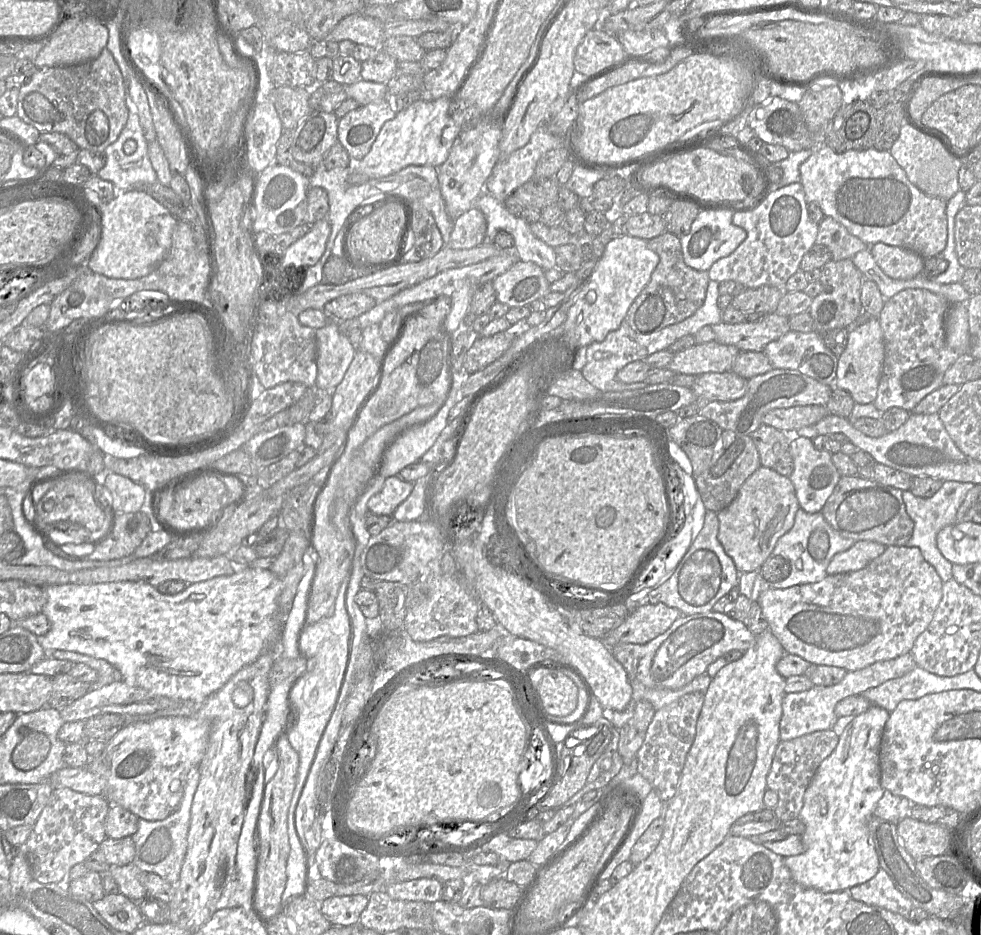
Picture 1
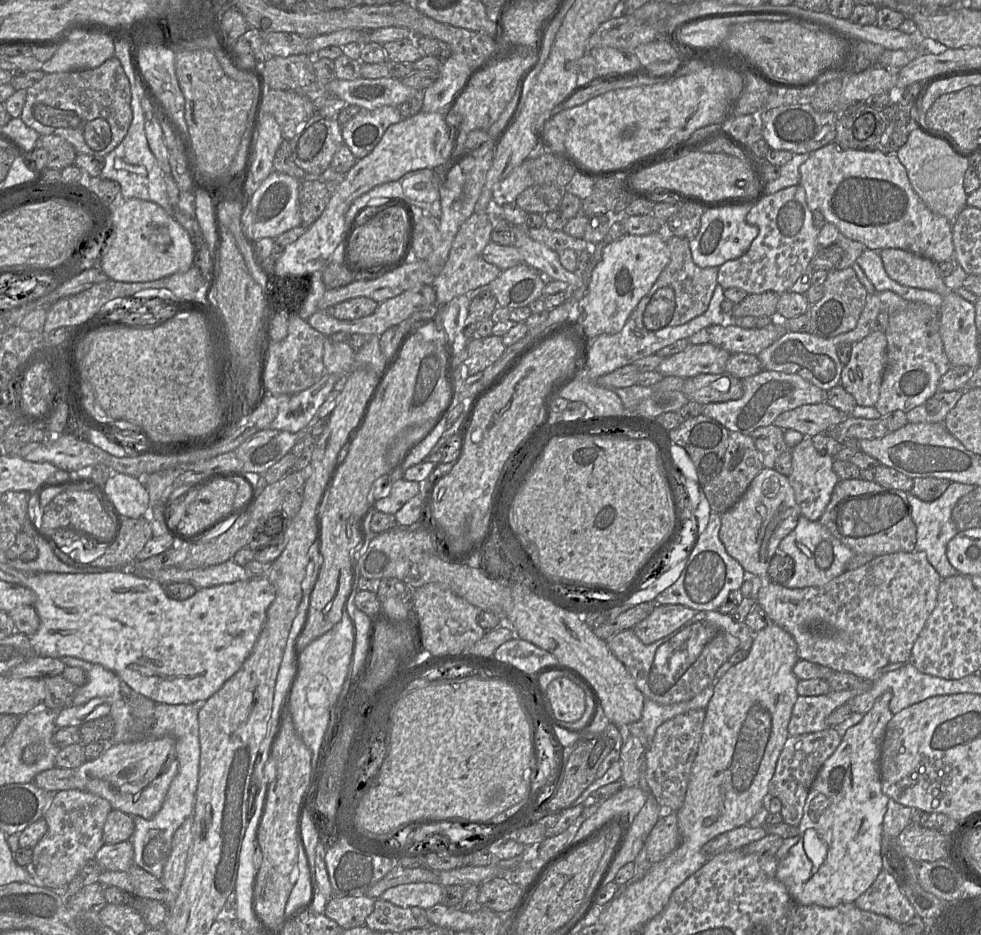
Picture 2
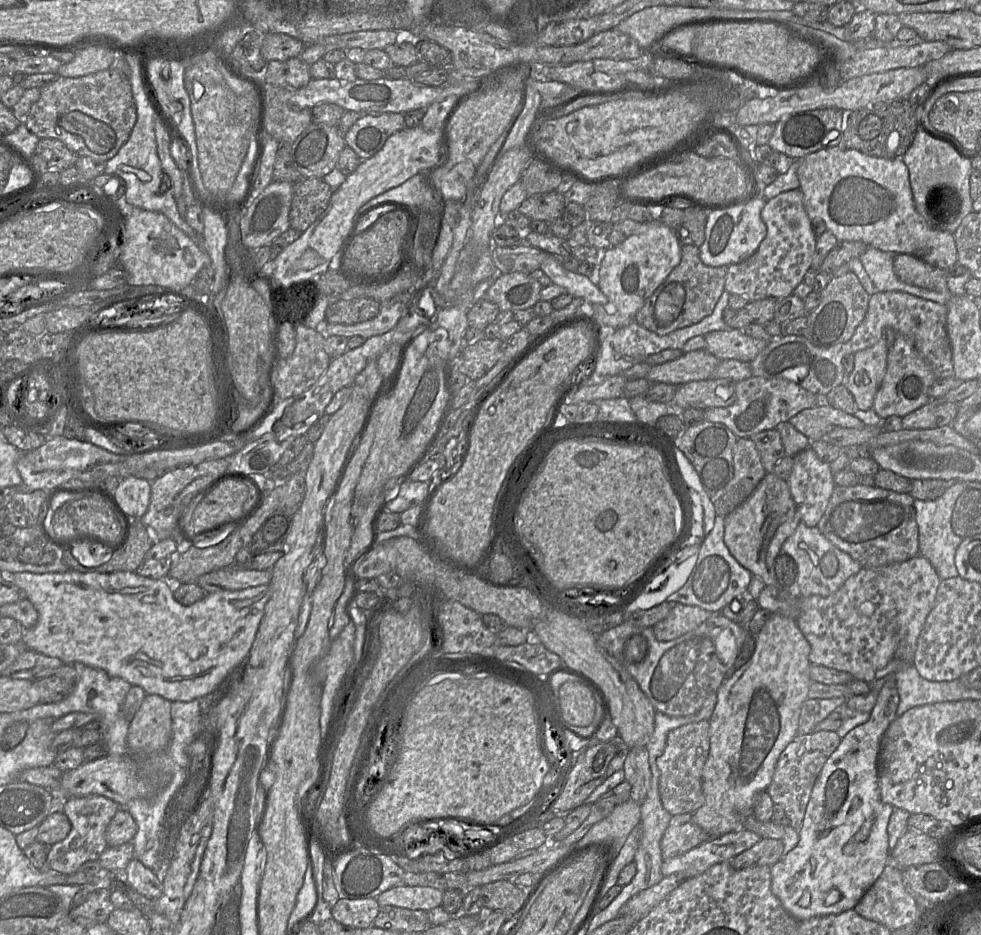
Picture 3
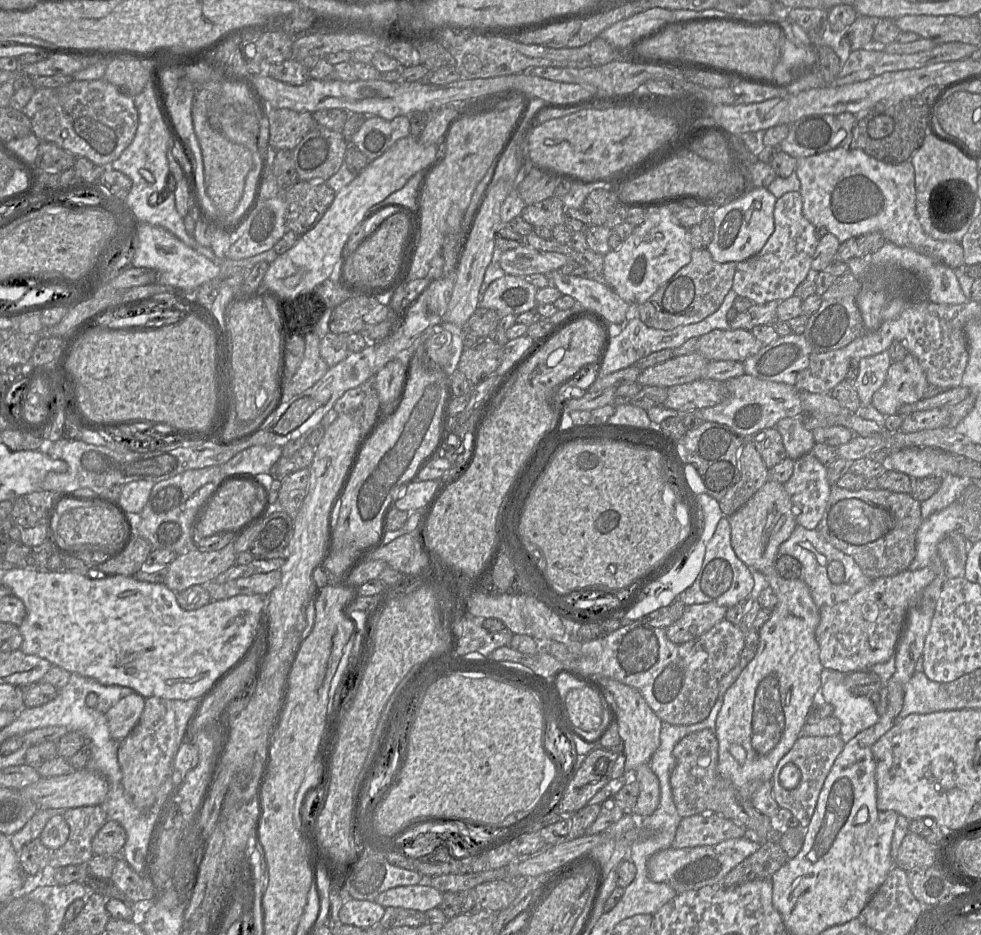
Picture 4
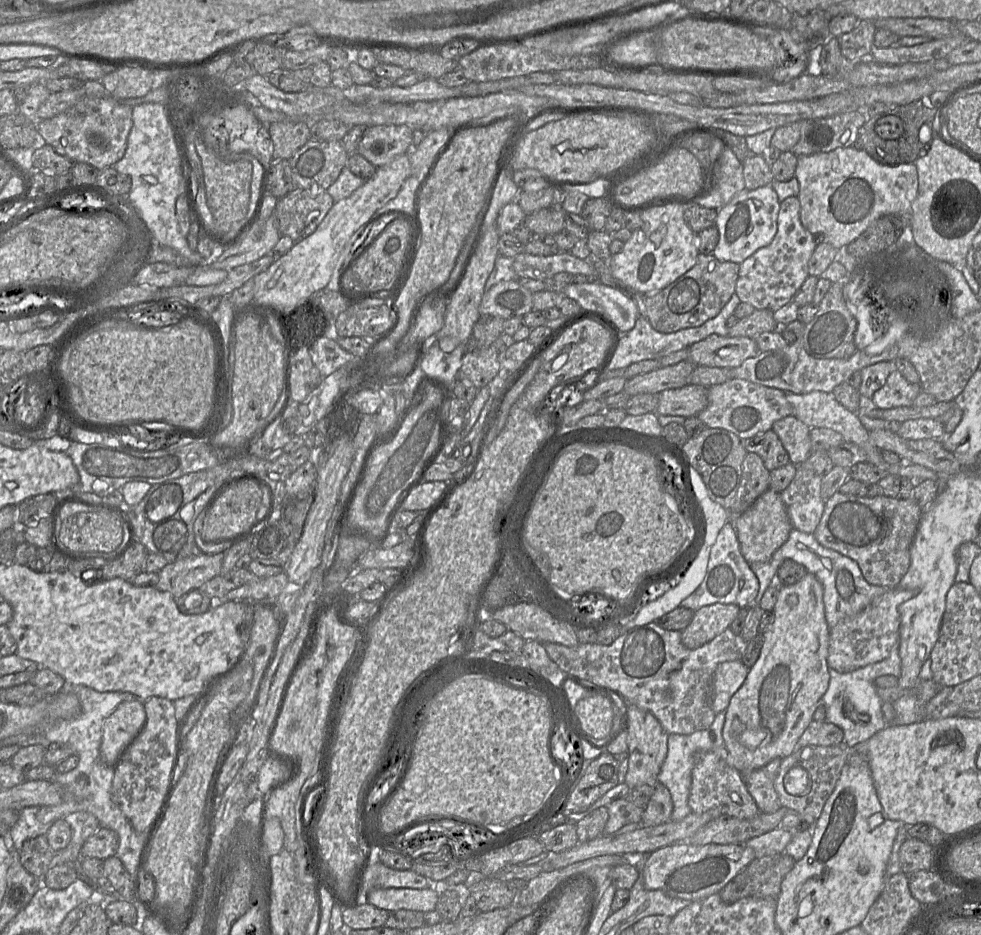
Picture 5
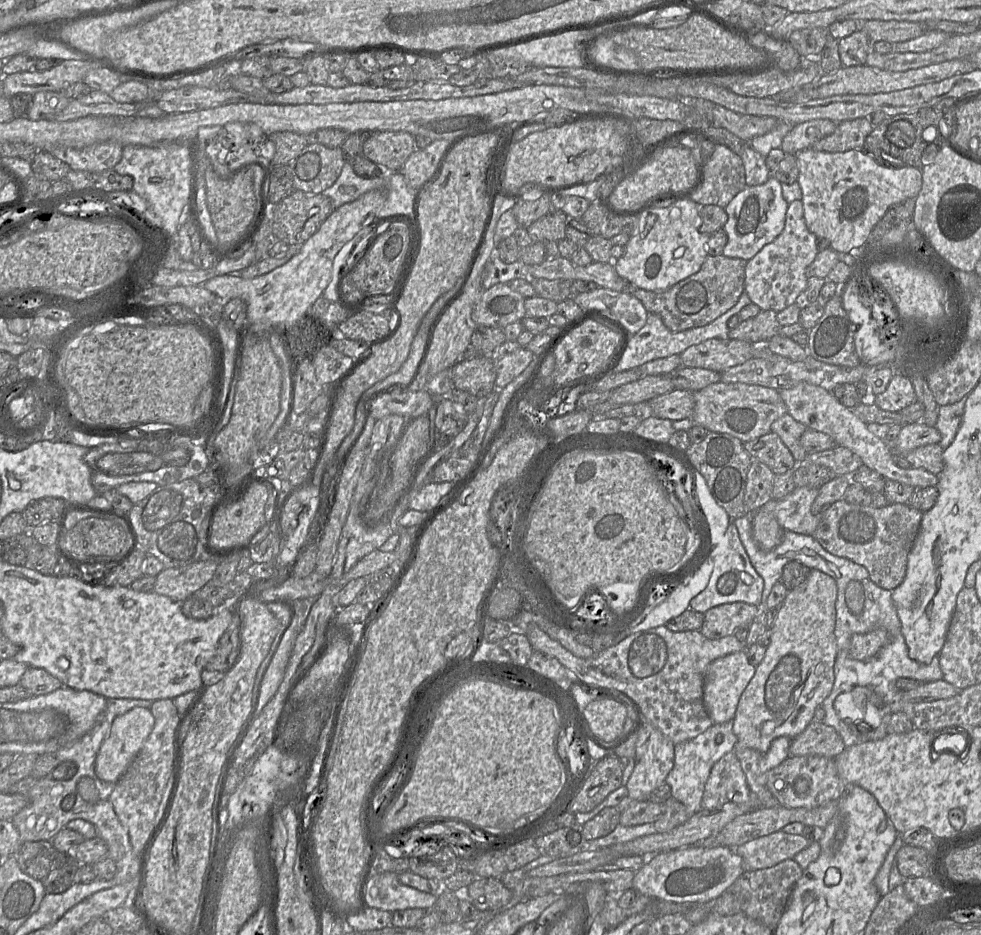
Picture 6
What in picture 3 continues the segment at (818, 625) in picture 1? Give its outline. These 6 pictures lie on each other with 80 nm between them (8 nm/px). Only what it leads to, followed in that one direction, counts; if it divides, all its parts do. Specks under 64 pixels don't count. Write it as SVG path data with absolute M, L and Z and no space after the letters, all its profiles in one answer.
M917 555L904 562L895 563L879 568L862 567L862 569L857 574L849 577L836 592L826 597L819 595L802 597L801 594L796 591L796 595L791 595L790 597L786 598L786 601L782 601L780 599L779 590L774 586L766 585L765 588L763 588L760 592L757 603L759 607L770 611L772 614L783 614L796 621L802 634L810 644L811 650L809 654L809 660L811 664L821 665L842 672L847 672L851 674L855 679L862 680L870 684L876 679L876 672L886 667L886 665L893 659L899 659L900 661L903 661L904 664L912 663L917 648L918 638L923 630L925 621L929 613L935 605L936 595L940 582L941 579L929 560L921 555Z

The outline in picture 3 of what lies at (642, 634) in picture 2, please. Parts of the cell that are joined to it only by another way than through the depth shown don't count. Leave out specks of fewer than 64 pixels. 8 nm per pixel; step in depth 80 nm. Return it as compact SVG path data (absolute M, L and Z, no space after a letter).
M676 603L669 614L652 629L658 641L670 641L676 639L700 626L712 614L698 606L689 606Z

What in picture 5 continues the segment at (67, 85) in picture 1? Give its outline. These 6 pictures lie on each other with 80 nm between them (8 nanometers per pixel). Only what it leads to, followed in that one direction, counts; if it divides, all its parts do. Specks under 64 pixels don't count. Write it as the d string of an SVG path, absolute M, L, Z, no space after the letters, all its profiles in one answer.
M109 97L82 99L63 113L36 124L36 130L40 143L50 145L73 163L87 163L102 171L124 156L132 126L132 107Z

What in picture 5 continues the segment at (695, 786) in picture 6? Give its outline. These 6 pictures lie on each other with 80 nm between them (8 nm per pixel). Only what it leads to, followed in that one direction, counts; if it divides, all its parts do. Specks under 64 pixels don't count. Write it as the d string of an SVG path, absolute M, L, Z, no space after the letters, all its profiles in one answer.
M720 712L715 715L714 721L708 729L696 731L690 735L668 734L668 752L657 781L668 788L672 797L673 811L670 821L680 821L692 813L688 803L692 770L700 753L712 751L719 746L725 746L722 736L724 721L725 712Z

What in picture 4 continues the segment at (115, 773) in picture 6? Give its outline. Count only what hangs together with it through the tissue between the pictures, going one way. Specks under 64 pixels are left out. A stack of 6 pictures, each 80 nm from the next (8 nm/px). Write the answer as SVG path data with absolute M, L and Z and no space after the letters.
M134 692L122 698L107 713L110 735L121 742L137 725L145 706L145 698Z

